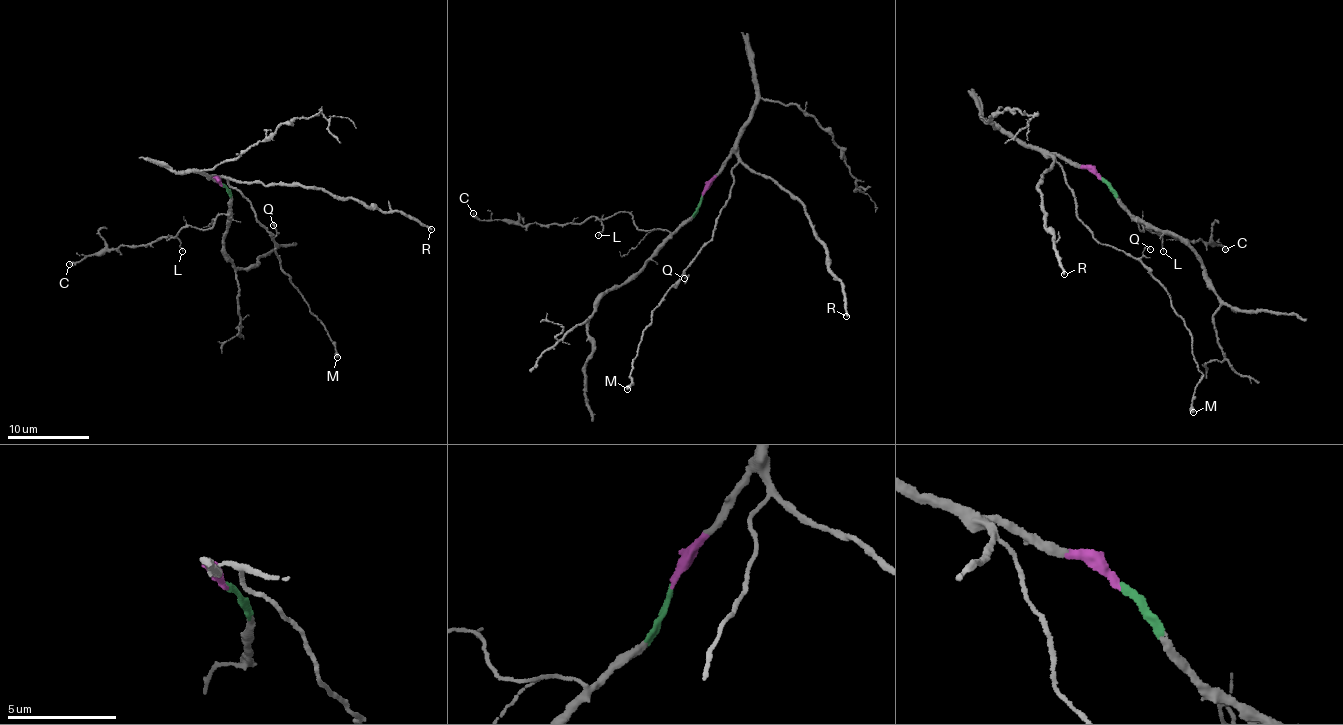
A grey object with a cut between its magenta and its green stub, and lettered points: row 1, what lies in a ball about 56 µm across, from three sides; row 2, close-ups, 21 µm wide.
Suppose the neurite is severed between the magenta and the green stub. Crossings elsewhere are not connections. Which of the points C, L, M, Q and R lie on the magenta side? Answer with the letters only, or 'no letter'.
M, Q, R

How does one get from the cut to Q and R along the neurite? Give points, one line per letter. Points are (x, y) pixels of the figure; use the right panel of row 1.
Q: (1101, 178), (1053, 157), (1075, 198), (1077, 215), (1095, 238), (1134, 257), (1140, 257), (1150, 249)
R: (1101, 178), (1053, 155), (1053, 163), (1040, 176), (1037, 186), (1064, 275)

